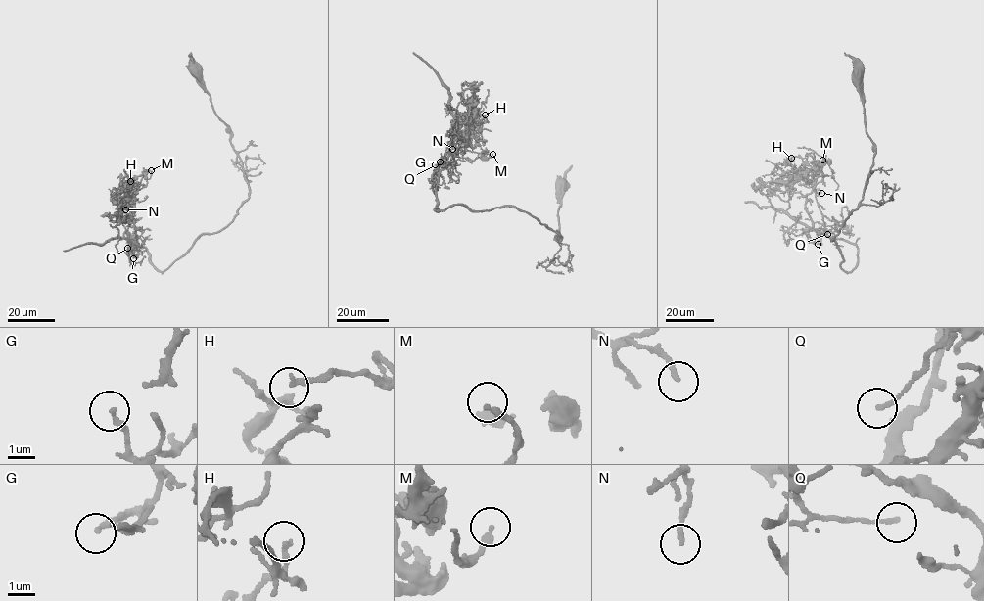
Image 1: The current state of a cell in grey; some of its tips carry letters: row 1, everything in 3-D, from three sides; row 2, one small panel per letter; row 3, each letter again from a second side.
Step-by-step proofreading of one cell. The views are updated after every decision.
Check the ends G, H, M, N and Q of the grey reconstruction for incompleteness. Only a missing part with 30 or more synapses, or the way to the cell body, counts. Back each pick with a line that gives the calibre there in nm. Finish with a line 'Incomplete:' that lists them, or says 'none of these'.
Incomplete: none of these

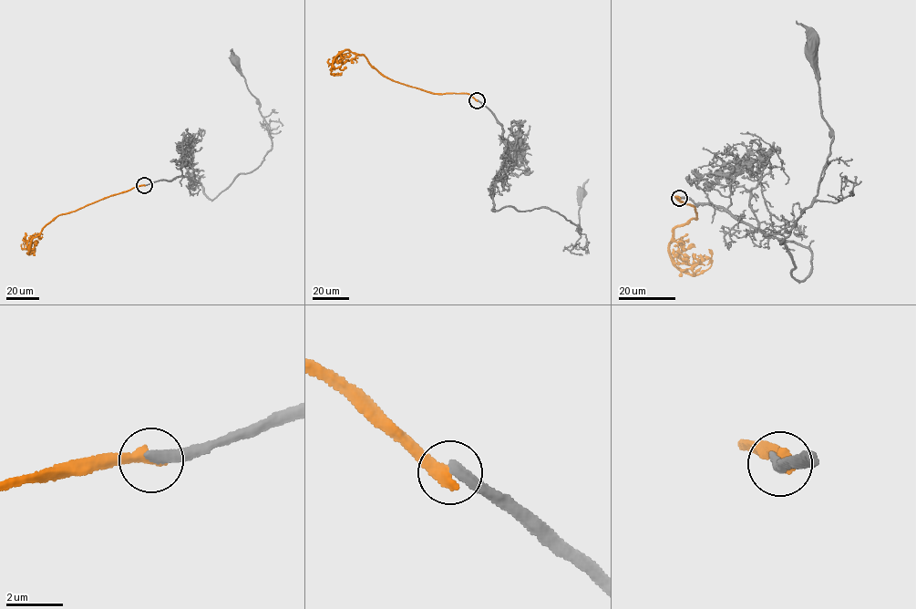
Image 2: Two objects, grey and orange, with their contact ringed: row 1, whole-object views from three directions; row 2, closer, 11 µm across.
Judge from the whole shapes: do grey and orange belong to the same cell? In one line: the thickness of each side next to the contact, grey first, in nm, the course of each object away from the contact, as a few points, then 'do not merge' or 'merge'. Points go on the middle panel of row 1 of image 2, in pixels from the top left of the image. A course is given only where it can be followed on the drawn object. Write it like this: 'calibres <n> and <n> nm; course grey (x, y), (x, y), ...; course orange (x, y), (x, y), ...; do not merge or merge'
calibres 340 and 480 nm; course grey (477, 100), (501, 126), (507, 152), (491, 209), (550, 208), (579, 227), (579, 232), (580, 192); course orange (477, 100), (465, 93), (436, 94), (390, 79), (366, 57), (348, 49), (331, 64), (331, 75), (341, 73); do not merge

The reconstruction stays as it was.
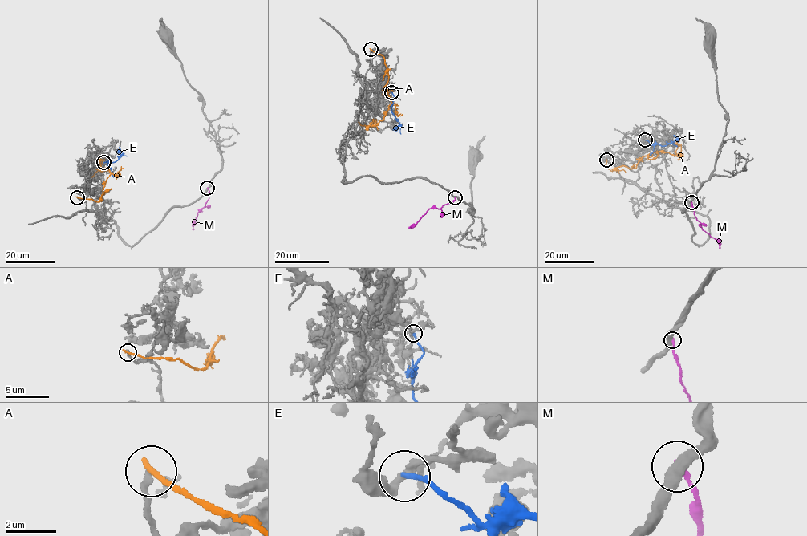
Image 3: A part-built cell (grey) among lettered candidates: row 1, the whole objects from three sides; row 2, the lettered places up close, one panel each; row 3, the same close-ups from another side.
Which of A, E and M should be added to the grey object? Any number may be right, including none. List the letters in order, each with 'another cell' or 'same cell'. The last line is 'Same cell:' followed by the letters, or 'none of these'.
A: another cell
E: another cell
M: another cell
Same cell: none of these

